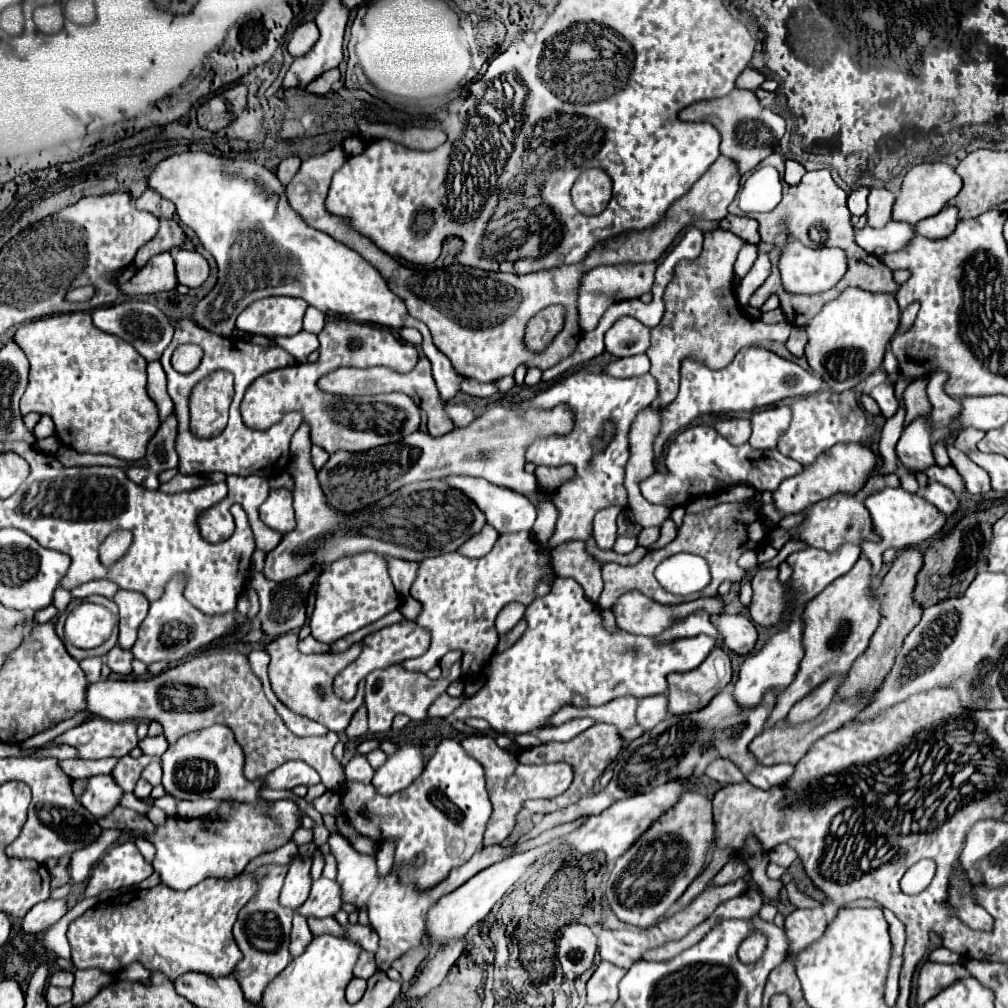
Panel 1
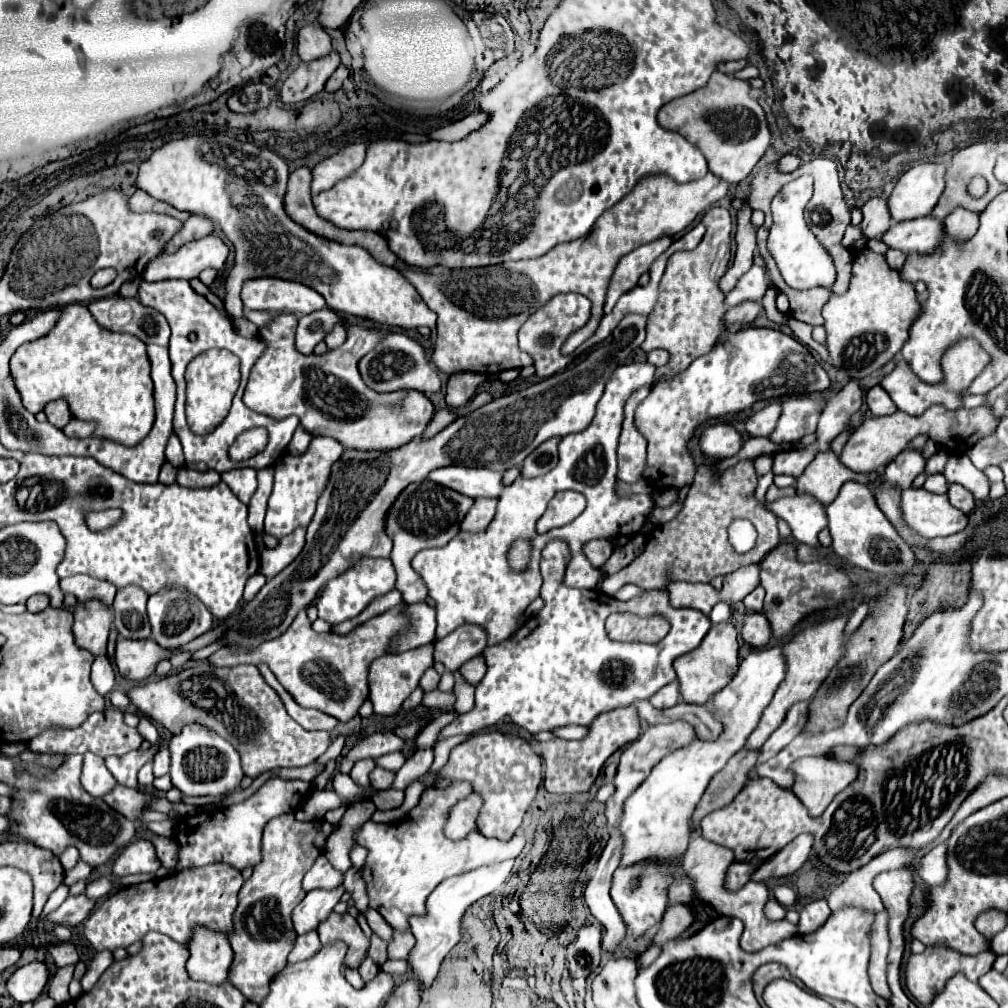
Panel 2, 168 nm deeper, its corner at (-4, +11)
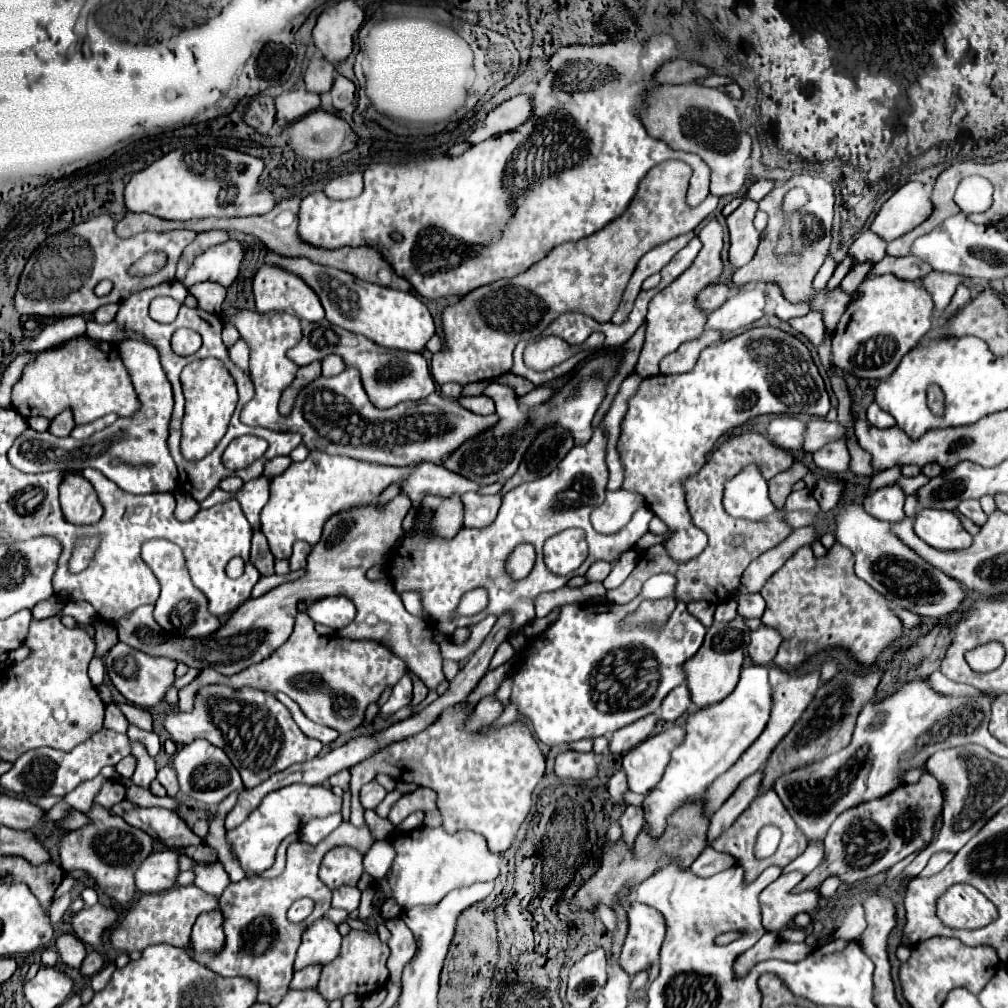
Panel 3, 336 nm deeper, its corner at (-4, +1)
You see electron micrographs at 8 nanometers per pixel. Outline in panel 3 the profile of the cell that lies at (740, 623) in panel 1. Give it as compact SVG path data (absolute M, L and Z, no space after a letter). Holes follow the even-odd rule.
M761 626L759 630L755 630L751 634L751 642L749 642L747 652L755 664L767 664L775 658L779 644L781 644L779 632L775 628Z

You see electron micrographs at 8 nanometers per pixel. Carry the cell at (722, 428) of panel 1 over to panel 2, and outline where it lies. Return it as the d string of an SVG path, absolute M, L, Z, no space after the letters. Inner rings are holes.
M771 402L763 410L755 412L751 418L747 418L745 430L751 436L769 436L777 426L779 414L781 414L781 404L779 402Z

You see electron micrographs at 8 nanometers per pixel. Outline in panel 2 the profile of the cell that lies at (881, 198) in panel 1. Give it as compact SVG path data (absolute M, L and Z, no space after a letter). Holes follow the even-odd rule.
M871 198L863 208L863 222L861 234L867 240L881 238L891 228L891 216L887 214L887 200L885 198Z

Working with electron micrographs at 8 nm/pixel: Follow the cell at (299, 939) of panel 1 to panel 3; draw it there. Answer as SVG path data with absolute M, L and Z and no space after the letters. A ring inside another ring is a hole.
M311 964L311 966L295 972L293 982L291 982L291 988L297 988L297 990L299 990L299 988L301 988L301 990L305 990L305 988L315 988L317 982L319 982L321 968L323 968L321 964Z

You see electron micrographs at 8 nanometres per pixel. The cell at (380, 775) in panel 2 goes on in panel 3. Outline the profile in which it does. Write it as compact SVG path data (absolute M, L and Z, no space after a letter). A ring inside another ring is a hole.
M375 780L361 788L361 804L363 804L363 808L373 810L385 796L387 796L387 790L381 784L377 784Z

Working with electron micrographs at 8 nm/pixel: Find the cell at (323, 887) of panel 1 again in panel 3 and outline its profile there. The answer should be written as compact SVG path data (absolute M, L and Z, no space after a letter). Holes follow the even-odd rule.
M321 916L303 932L301 946L297 950L295 970L305 968L307 964L329 964L341 948L341 934L337 924L331 922L327 916Z

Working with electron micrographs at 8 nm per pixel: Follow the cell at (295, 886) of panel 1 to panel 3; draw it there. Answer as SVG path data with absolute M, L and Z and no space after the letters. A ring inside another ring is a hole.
M343 886L333 890L333 908L343 908L347 912L357 910L361 898L361 890L357 886Z

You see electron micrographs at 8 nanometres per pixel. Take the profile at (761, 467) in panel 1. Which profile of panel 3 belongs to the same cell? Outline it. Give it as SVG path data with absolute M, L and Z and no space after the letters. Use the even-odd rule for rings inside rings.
M833 440L833 442L825 444L823 448L819 448L813 454L813 462L817 464L817 468L831 472L831 474L847 472L849 452L847 452L847 446L845 446L845 440Z

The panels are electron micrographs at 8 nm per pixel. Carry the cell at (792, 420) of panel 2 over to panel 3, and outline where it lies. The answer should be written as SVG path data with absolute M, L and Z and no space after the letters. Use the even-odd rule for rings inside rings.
M811 418L805 422L805 436L803 436L803 450L805 452L815 452L823 444L845 438L845 428L839 426L837 422L829 422L825 418Z

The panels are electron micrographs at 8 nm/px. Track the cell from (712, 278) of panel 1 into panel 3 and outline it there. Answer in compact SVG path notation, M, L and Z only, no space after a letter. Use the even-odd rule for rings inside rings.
M711 220L705 228L699 232L699 240L703 242L701 252L697 254L697 260L675 280L671 286L665 290L657 292L653 300L649 302L649 312L647 312L647 330L645 330L645 344L639 354L639 362L635 366L637 374L641 378L655 376L659 374L659 362L663 356L675 352L679 344L685 344L687 340L697 340L707 322L707 314L697 306L697 294L705 288L711 286L719 280L723 274L723 260L721 260L721 250L723 250L723 226L717 220Z

